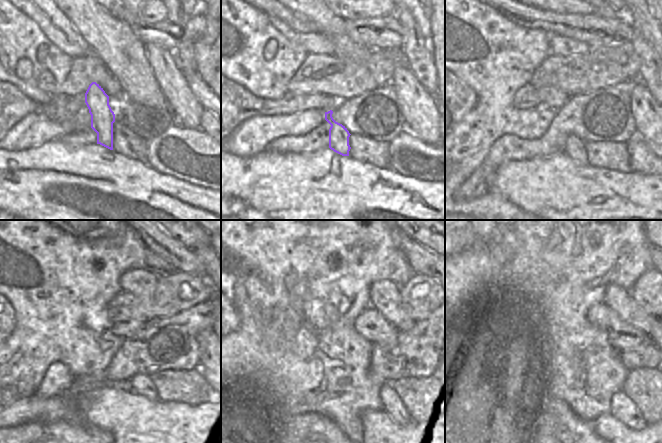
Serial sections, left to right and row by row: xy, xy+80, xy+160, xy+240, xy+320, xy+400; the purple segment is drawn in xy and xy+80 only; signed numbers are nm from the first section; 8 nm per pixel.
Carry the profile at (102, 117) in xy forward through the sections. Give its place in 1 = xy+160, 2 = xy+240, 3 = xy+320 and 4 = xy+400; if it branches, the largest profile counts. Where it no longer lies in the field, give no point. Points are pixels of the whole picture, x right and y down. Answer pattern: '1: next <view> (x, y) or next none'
1: next xy+160 (574, 147)
2: next xy+240 (142, 382)
3: next xy+320 (386, 393)
4: next xy+400 (623, 407)

